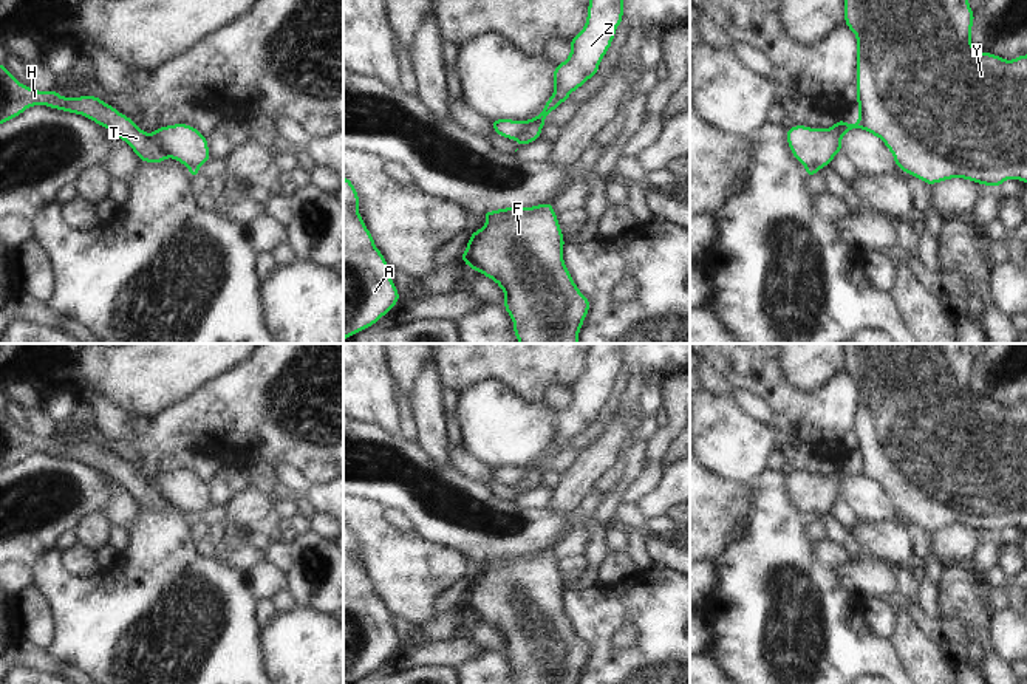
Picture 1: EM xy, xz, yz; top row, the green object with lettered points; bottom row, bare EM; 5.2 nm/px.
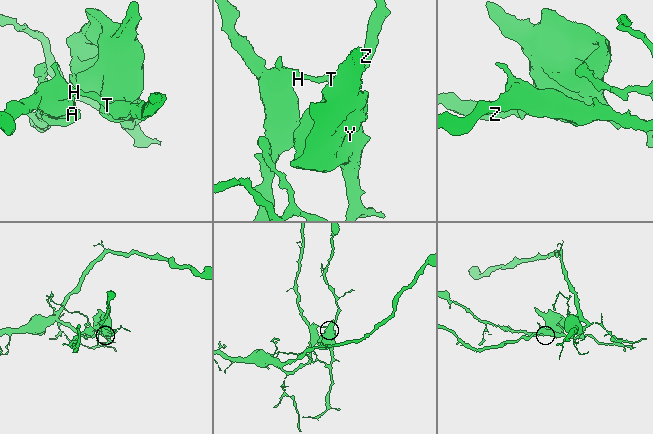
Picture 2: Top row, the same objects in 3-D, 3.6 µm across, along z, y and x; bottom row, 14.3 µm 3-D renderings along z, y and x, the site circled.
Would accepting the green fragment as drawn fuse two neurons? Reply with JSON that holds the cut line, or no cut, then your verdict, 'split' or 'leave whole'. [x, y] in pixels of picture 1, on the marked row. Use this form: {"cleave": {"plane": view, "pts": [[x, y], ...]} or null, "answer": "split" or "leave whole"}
{"cleave": {"plane": "xy", "pts": [[149, 135], [167, 155]]}, "answer": "split"}

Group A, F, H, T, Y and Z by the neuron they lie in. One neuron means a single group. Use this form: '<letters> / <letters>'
A H T / F Y Z

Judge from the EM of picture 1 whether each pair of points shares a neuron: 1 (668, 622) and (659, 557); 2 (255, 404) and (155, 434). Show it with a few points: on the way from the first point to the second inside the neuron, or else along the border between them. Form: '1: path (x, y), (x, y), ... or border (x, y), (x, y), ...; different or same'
1: border (651, 567), (673, 570); different
2: path (231, 415), (180, 426); same

